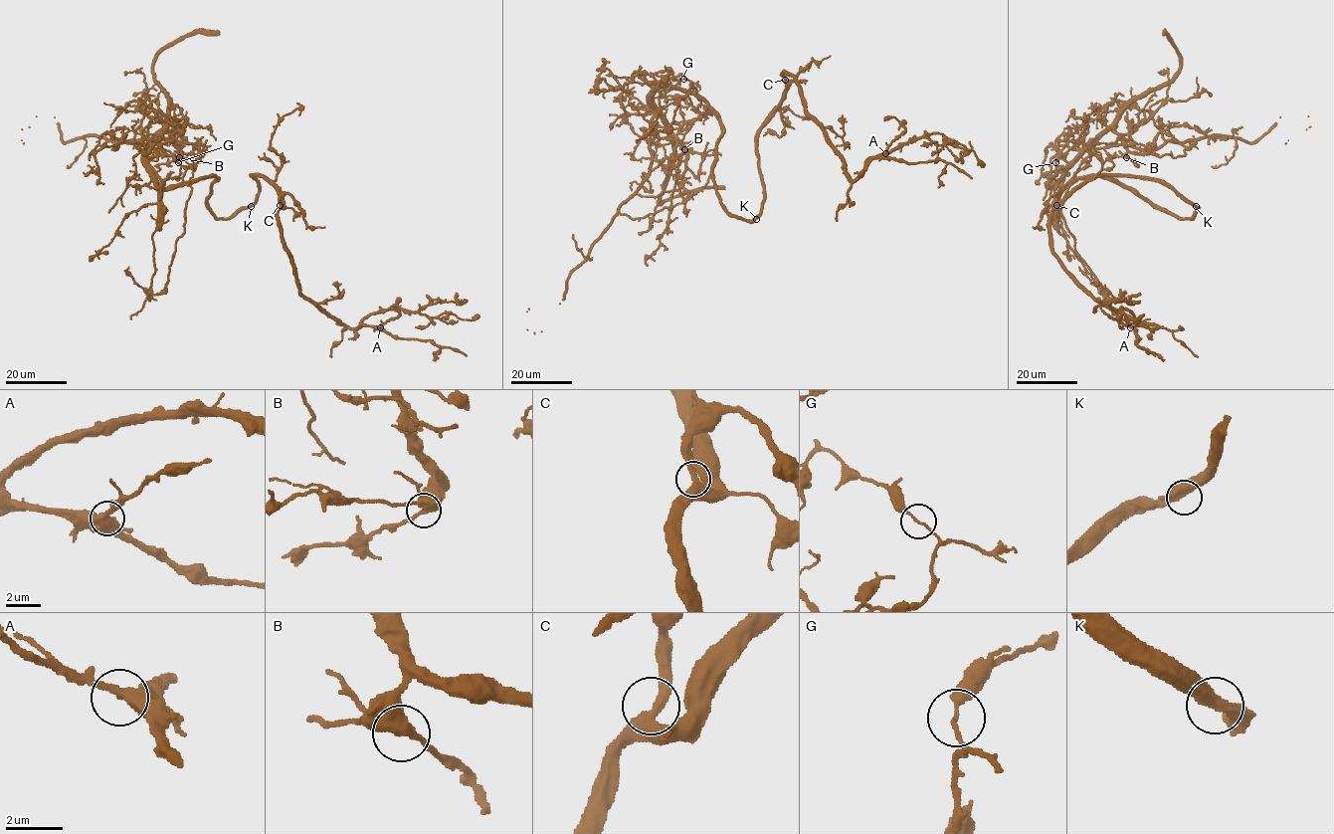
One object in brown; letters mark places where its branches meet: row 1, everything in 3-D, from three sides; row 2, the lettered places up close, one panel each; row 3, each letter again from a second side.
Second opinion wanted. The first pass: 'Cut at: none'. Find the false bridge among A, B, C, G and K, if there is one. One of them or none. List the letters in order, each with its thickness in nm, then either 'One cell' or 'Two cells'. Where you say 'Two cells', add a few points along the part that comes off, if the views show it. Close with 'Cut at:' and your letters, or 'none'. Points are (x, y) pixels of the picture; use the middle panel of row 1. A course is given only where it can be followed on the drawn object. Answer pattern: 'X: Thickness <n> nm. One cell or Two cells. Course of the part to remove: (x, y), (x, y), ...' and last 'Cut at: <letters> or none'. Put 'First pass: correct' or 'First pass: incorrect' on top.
First pass: incorrect
A: Thickness 440 nm. One cell
B: Thickness 500 nm. One cell
C: Thickness 400 nm. One cell
G: Thickness 110 nm. Two cells. Course of the part to remove: (682, 79), (674, 77), (650, 95), (650, 175), (570, 275), (560, 304), (527, 329)
K: Thickness 550 nm. One cell
Cut at: G

